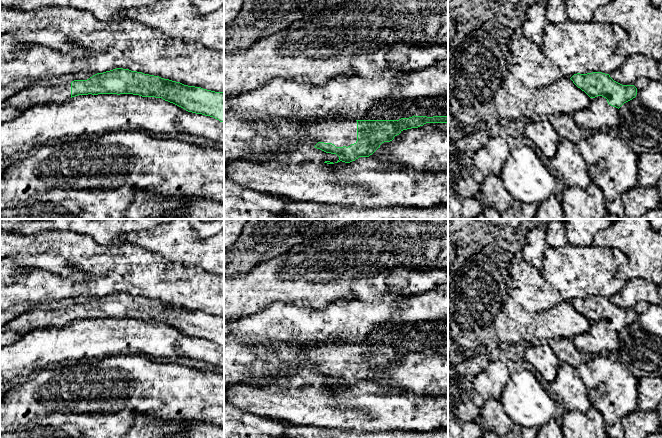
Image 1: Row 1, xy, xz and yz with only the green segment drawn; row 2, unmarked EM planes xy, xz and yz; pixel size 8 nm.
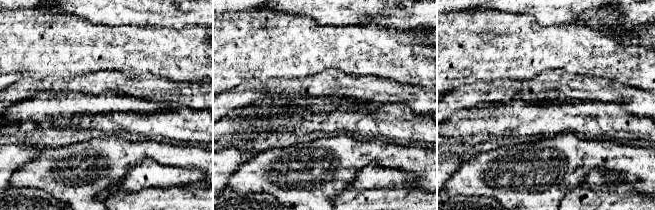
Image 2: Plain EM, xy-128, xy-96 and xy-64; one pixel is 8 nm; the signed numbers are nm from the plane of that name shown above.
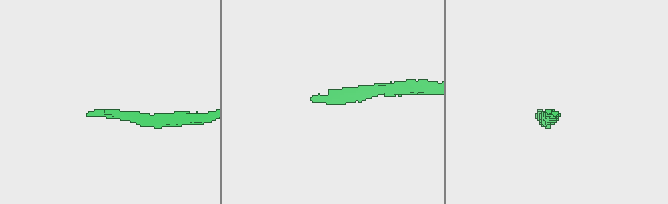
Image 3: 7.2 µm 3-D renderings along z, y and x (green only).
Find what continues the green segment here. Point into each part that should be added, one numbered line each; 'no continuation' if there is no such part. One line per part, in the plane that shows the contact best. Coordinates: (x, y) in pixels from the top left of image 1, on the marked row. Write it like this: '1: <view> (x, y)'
1: xz (340, 132)

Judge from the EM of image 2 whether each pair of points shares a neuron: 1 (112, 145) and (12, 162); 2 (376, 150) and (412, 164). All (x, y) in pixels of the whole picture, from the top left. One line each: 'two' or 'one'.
1: two
2: one

